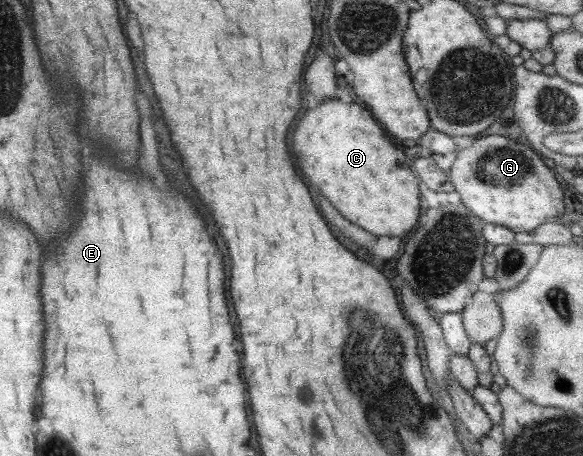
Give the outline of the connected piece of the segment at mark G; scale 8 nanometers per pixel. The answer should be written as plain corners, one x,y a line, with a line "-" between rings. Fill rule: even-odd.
489,134
477,138
469,148
458,149
457,153
456,160
446,172
455,190
459,192
462,203
481,220
485,220
485,223
501,225
518,233
535,230
547,219
564,213
563,189
555,176
556,171
549,169
539,154
535,154
529,146
517,144
499,134

